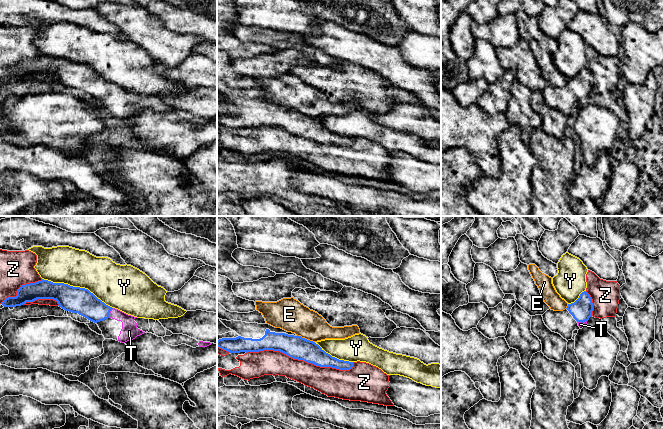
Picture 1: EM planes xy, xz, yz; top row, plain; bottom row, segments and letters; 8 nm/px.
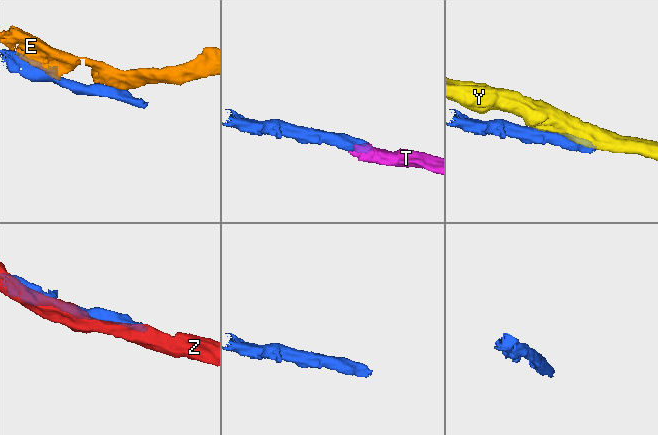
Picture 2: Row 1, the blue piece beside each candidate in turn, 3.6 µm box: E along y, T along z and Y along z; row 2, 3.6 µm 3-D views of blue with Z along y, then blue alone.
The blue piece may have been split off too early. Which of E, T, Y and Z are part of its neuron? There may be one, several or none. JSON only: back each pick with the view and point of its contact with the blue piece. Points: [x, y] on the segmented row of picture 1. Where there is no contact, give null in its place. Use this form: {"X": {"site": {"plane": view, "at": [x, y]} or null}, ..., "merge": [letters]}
{"T": {"site": {"plane": "xy", "at": [109, 312]}}, "merge": ["T"]}

